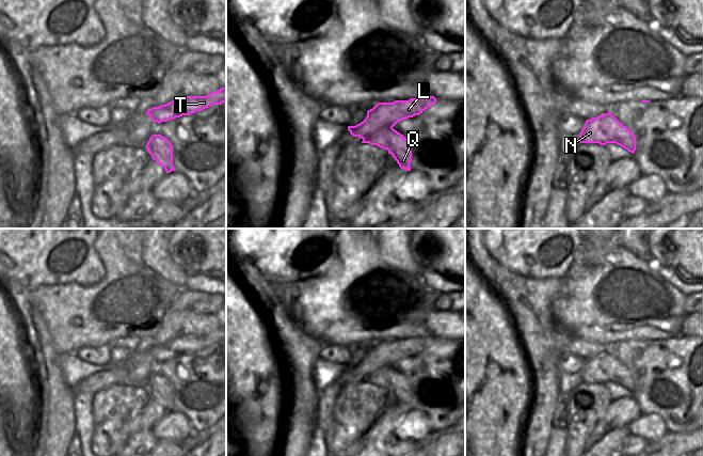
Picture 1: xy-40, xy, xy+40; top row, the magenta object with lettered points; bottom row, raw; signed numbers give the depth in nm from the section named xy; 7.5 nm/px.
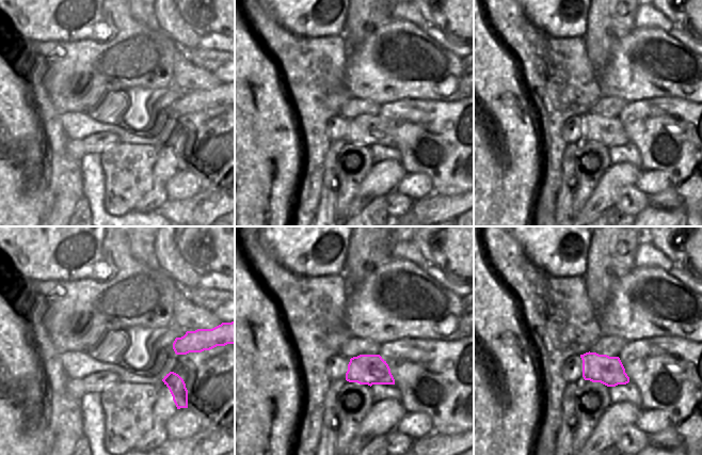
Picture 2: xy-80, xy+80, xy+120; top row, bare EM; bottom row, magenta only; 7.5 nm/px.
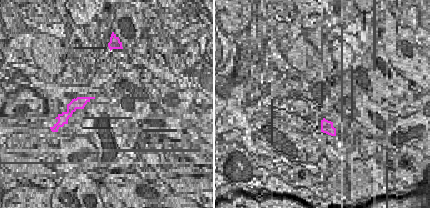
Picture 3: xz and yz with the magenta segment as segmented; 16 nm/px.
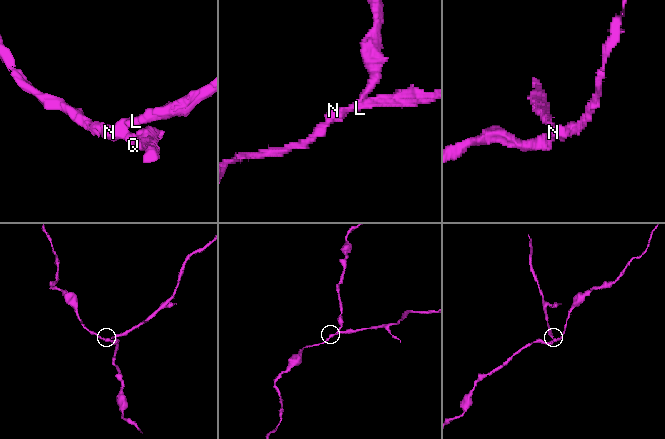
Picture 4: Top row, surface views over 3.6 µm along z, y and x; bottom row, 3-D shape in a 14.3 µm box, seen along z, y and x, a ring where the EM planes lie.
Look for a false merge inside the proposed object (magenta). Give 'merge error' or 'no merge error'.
merge error

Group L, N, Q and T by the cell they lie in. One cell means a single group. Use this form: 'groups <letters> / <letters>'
groups L T / N Q

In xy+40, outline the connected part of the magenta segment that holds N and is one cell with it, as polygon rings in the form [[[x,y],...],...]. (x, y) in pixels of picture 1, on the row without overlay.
[[[608,352],[587,359],[578,376],[580,382],[616,382],[633,393],[636,390],[632,369]]]

